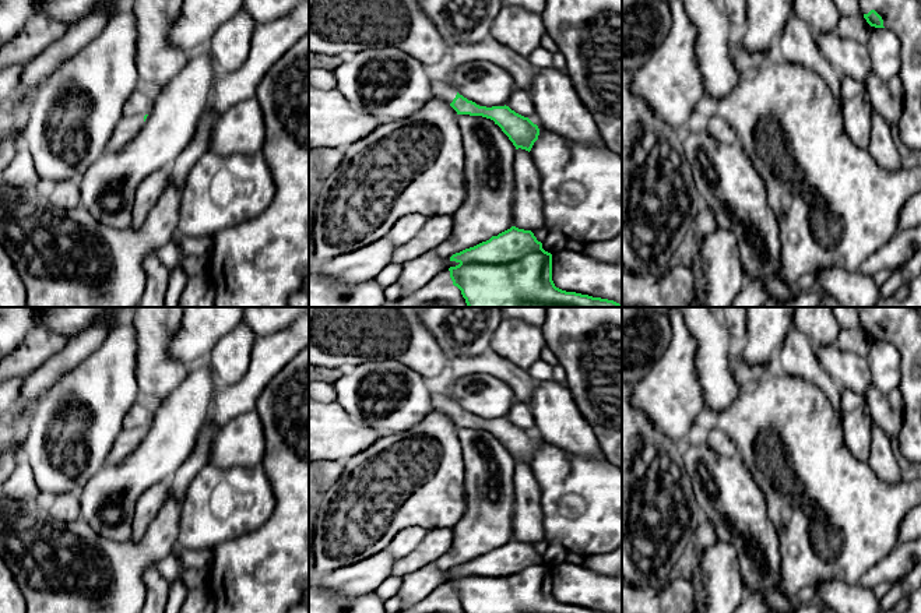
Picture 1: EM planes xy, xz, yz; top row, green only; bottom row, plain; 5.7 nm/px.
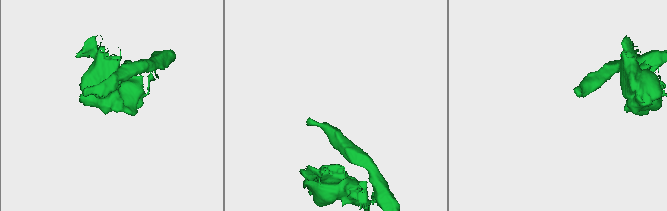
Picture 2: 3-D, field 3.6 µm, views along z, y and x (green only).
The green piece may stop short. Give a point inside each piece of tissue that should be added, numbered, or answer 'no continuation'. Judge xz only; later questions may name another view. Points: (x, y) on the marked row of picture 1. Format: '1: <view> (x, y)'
1: xz (440, 90)

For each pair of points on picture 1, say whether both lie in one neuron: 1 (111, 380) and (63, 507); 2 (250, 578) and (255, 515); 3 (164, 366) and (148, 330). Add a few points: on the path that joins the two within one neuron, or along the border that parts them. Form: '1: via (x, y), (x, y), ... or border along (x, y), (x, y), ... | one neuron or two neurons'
1: border along (77, 495), (59, 493), (46, 501) | two neurons
2: border along (276, 507), (271, 515), (257, 528), (222, 542) | two neurons
3: via (155, 358), (153, 355), (153, 338) | one neuron

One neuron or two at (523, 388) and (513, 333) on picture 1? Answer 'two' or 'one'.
two

